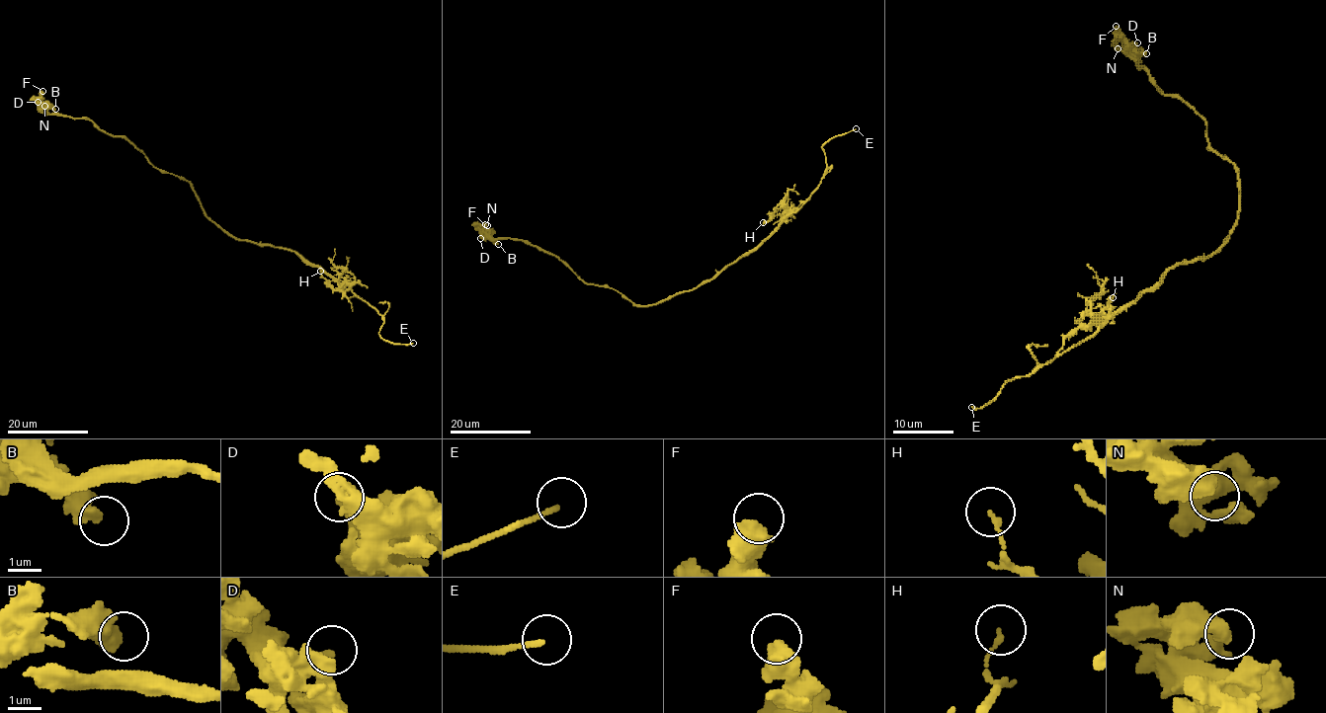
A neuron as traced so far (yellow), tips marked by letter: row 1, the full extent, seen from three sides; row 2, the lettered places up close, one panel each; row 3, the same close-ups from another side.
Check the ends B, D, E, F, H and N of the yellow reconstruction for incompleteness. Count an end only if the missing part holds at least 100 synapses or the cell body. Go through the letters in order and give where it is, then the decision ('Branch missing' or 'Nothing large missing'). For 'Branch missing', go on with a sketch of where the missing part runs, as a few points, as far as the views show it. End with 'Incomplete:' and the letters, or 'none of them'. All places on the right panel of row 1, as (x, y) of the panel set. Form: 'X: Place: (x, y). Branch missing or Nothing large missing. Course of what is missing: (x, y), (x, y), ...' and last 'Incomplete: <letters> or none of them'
B: Place: (1146, 53). Nothing large missing
D: Place: (1137, 42). Nothing large missing
E: Place: (971, 407). Branch missing
F: Place: (1116, 26). Nothing large missing
H: Place: (1113, 297). Nothing large missing
N: Place: (1118, 48). Nothing large missing
Incomplete: E

